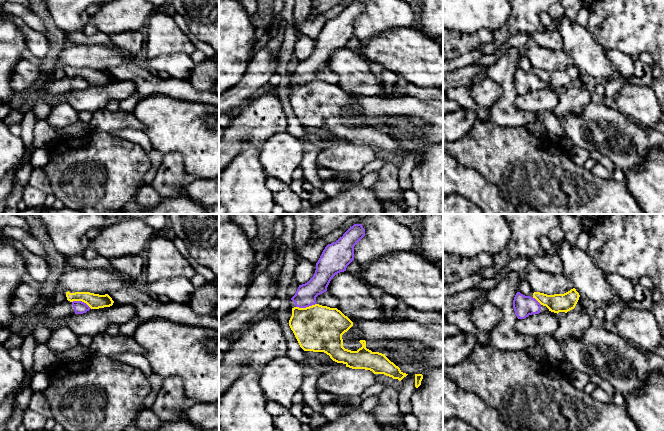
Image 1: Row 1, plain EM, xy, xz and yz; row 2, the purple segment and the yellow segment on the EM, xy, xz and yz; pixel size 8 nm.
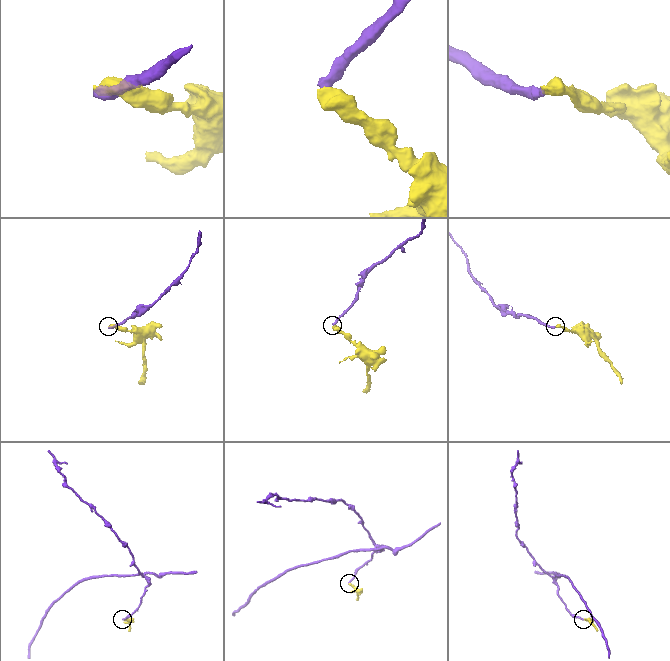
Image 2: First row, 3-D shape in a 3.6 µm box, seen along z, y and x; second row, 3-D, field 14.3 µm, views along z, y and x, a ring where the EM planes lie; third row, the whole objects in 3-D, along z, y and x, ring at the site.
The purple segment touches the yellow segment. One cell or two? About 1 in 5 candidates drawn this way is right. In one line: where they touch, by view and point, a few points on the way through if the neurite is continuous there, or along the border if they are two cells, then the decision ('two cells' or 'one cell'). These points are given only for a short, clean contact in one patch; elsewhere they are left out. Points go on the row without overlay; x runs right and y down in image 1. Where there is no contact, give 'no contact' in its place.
meets purple in xz at (305, 83); border along xz (315, 79), (305, 83), (296, 83); two cells

